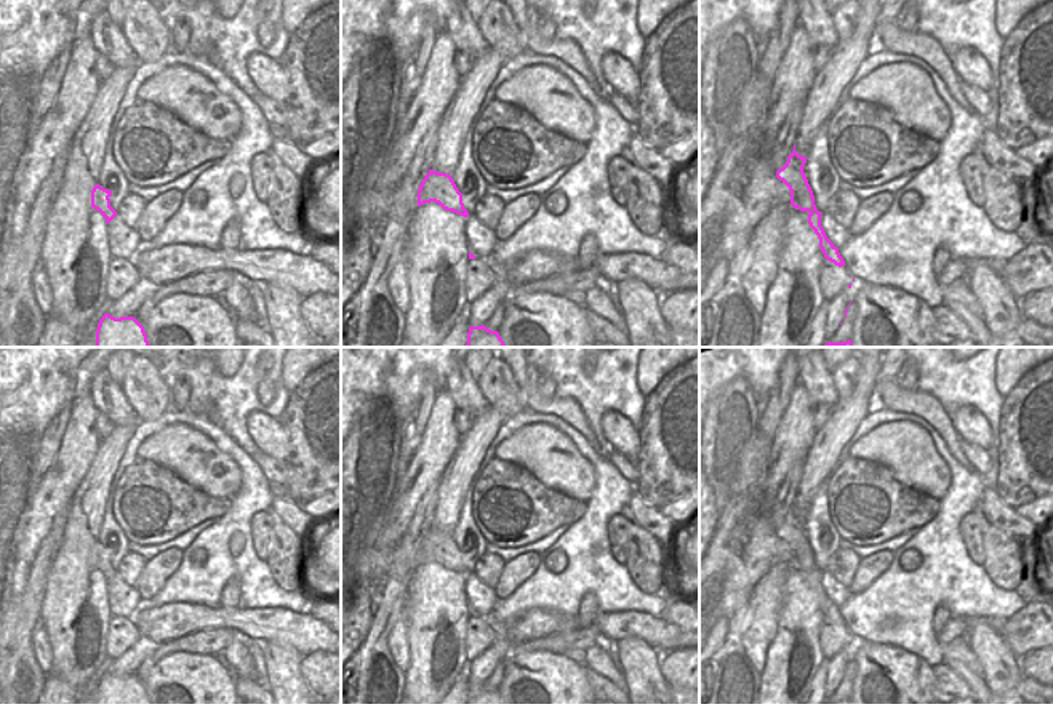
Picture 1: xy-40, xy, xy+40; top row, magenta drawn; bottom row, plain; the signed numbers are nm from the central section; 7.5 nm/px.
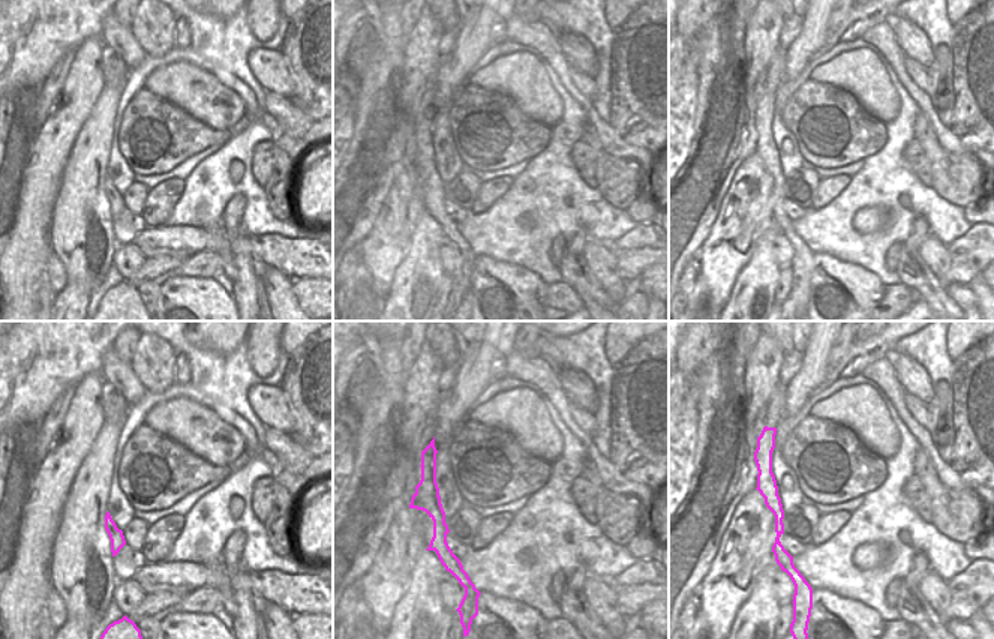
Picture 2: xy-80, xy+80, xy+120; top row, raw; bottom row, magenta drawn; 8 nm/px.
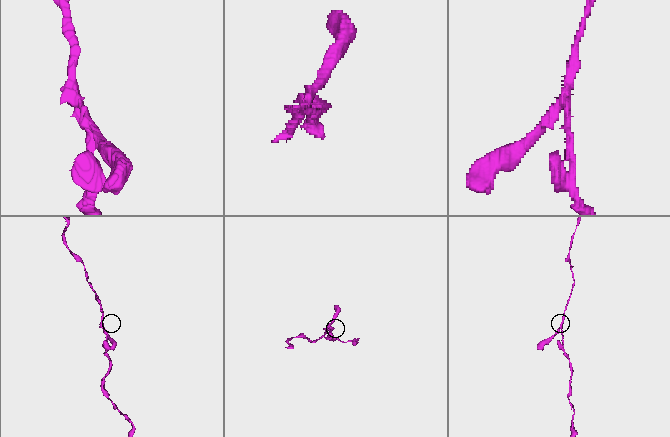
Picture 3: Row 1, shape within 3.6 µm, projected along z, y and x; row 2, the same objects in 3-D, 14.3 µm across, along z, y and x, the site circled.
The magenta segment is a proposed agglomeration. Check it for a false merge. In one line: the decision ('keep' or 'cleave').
cleave

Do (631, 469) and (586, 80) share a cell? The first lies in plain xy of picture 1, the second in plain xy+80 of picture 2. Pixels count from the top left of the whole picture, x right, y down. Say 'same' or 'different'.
same

